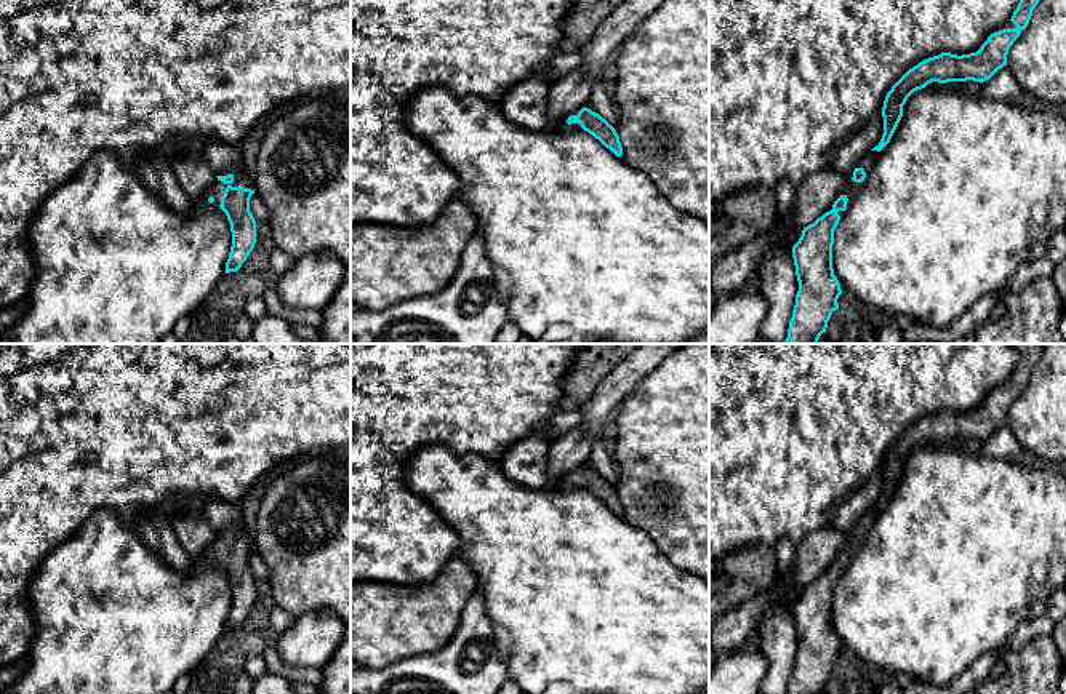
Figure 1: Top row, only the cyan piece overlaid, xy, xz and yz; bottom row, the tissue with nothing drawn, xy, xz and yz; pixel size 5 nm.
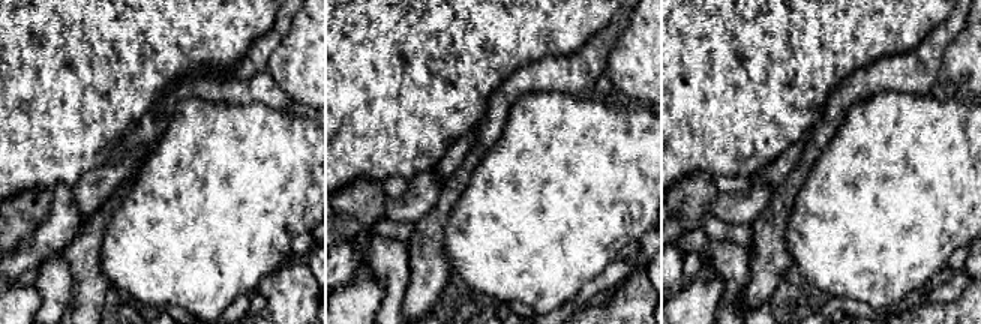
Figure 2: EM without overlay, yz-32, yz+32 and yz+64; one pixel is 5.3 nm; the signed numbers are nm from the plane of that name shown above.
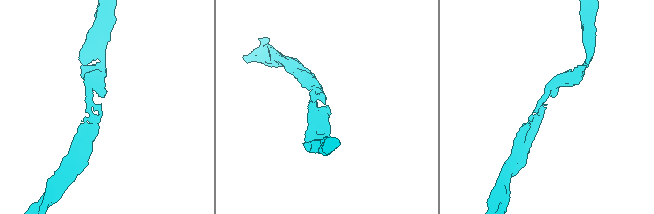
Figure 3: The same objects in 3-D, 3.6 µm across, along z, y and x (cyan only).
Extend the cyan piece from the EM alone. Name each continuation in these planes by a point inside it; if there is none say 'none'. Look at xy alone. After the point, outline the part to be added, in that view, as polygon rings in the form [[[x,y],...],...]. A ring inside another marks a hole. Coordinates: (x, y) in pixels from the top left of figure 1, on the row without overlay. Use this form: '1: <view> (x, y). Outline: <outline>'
1: xy (244, 536). Outline: [[[246,523],[242,528],[227,529],[221,534],[227,534],[227,532],[234,534],[234,540],[224,542],[216,536],[213,544],[200,556],[192,560],[192,566],[190,566],[192,571],[205,571],[210,566],[221,568],[219,556],[224,553],[224,548],[227,544],[254,548],[254,529],[251,526],[248,526]]]

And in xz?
1: xz (562, 483). Outline: [[[589,461],[584,462],[583,465],[587,465],[587,467],[591,467],[592,470],[595,470],[594,465],[592,465]],[[583,465],[573,469],[570,473],[578,473],[578,470],[579,470]],[[570,473],[563,475],[563,477],[559,480],[559,488],[560,488],[560,489],[581,489],[583,486],[581,486],[579,481],[571,481],[571,483],[567,481],[567,478],[568,478]]]

